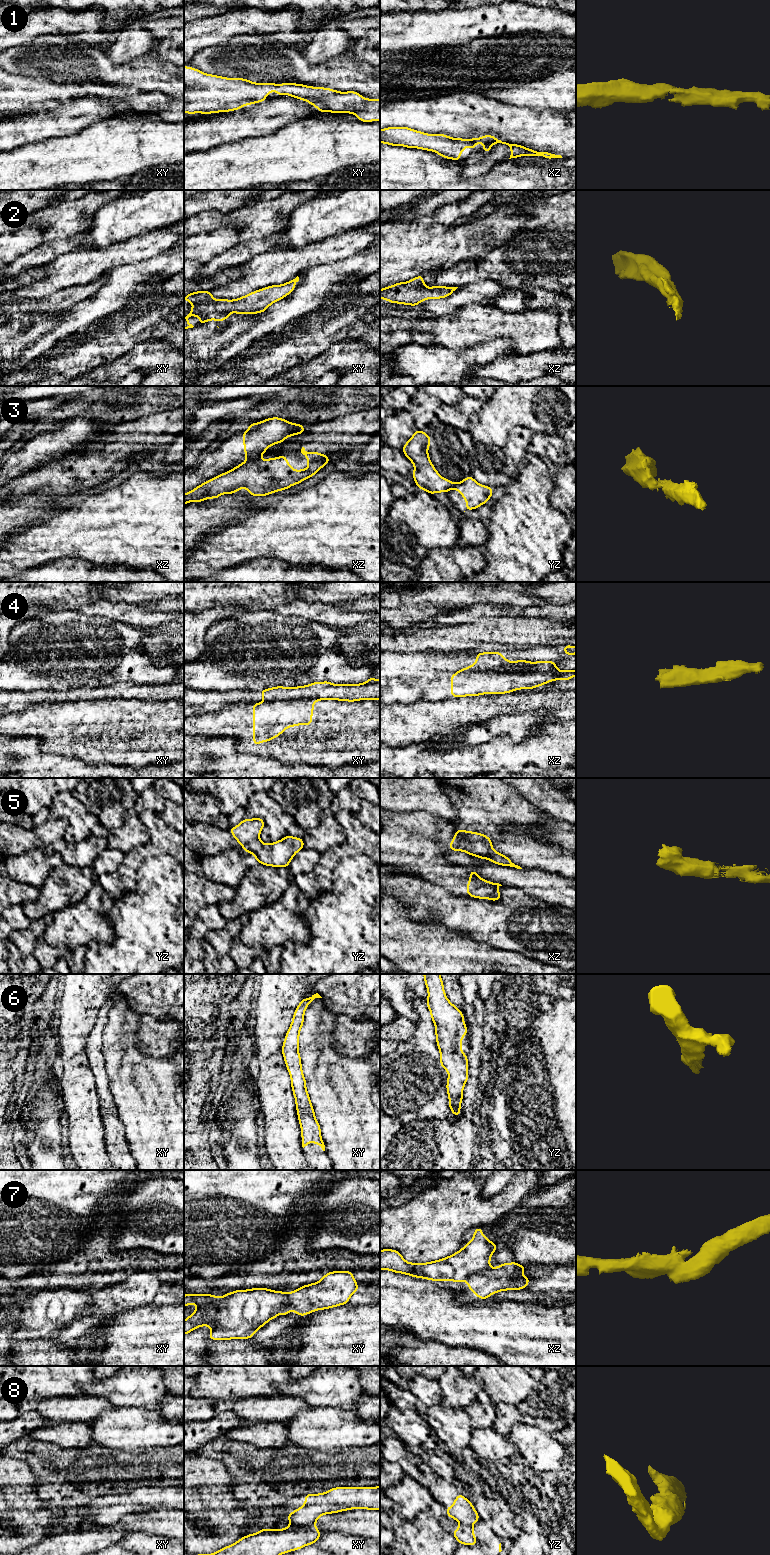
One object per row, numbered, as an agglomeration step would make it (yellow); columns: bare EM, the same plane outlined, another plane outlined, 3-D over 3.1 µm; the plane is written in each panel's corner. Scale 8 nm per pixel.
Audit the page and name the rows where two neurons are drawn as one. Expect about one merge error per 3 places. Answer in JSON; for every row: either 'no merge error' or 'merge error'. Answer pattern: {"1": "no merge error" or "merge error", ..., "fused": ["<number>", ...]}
{"1": "no merge error", "2": "no merge error", "3": "merge error", "4": "merge error", "5": "merge error", "6": "no merge error", "7": "merge error", "8": "merge error", "fused": ["3", "4", "5", "7", "8"]}

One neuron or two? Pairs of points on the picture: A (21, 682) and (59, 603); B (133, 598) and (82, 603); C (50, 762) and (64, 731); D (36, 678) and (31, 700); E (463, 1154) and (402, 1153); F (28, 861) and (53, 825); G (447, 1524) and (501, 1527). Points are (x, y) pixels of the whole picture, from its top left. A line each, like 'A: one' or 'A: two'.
A: two
B: two
C: two
D: two
E: one
F: two
G: two

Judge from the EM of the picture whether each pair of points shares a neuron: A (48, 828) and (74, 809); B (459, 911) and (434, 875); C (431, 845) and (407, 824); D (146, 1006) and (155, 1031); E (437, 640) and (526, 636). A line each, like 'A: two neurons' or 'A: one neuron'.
A: two neurons
B: two neurons
C: one neuron
D: two neurons
E: one neuron

